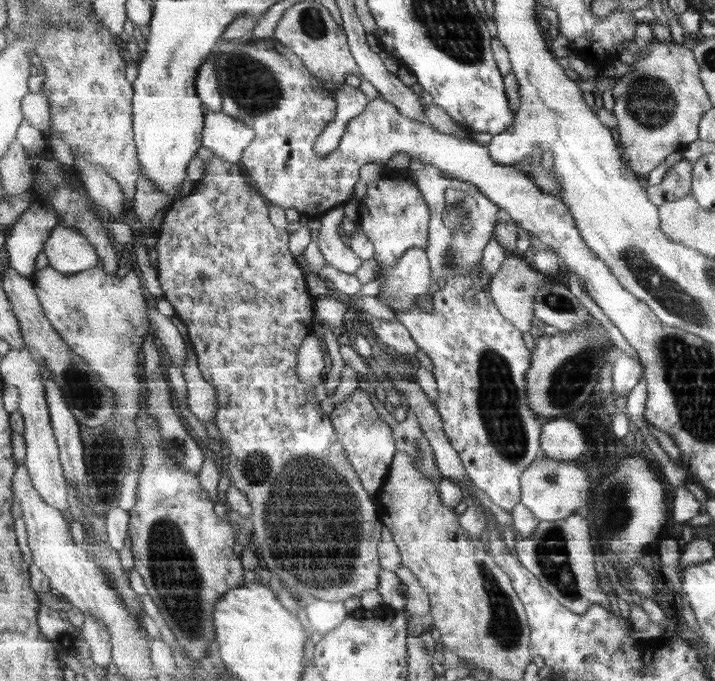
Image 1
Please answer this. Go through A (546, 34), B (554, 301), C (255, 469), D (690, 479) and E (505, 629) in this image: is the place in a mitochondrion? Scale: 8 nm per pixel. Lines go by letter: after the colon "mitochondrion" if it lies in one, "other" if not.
A: other
B: mitochondrion
C: mitochondrion
D: other
E: mitochondrion

